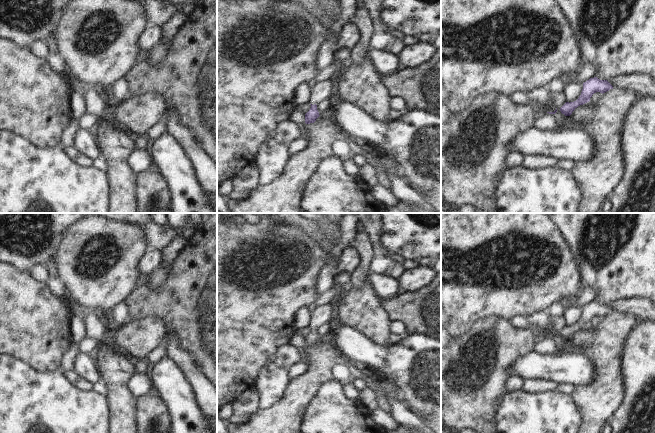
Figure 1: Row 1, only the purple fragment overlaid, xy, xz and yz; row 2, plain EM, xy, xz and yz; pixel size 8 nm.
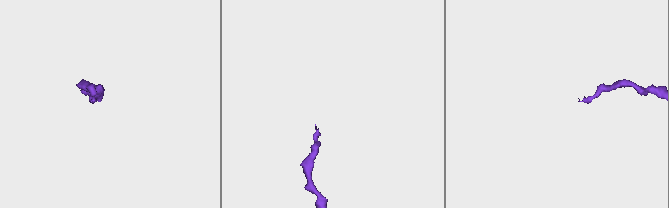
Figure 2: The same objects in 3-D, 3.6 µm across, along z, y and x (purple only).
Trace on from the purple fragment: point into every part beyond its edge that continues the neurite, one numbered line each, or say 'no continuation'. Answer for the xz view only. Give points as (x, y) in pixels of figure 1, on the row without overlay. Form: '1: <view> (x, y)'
1: xz (320, 315)

